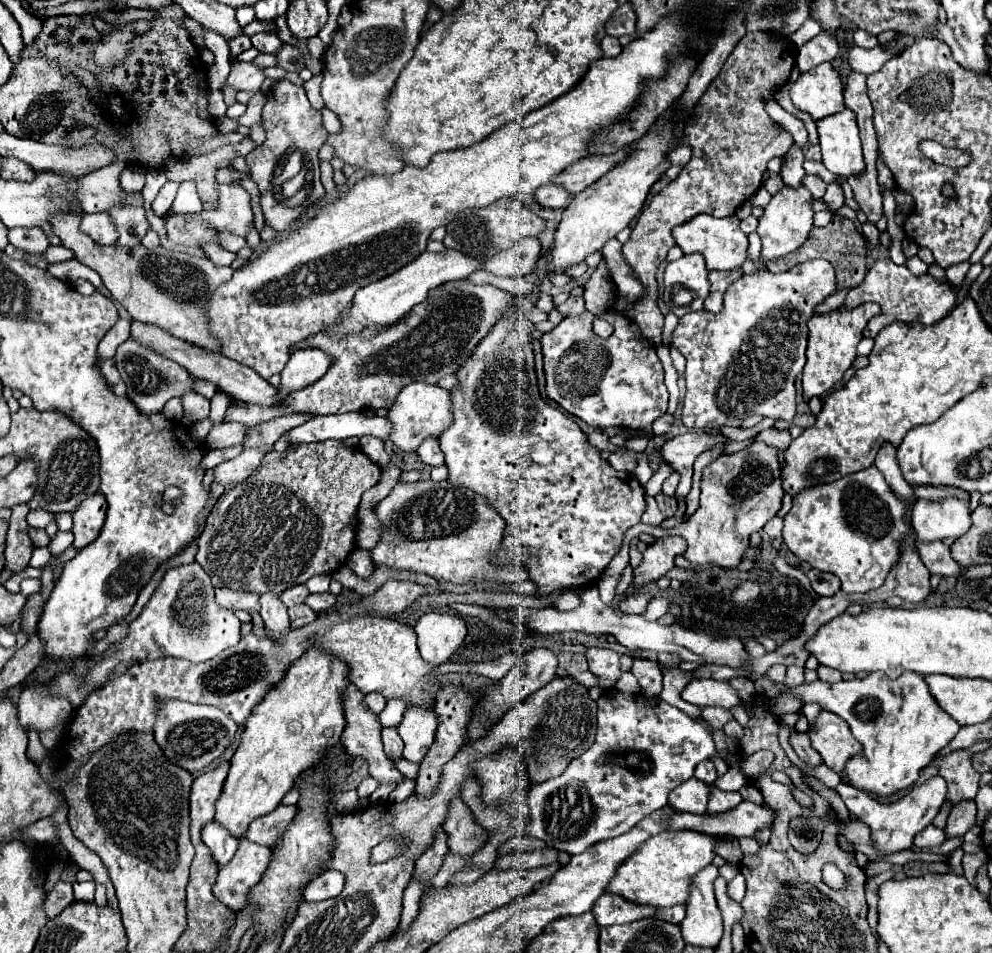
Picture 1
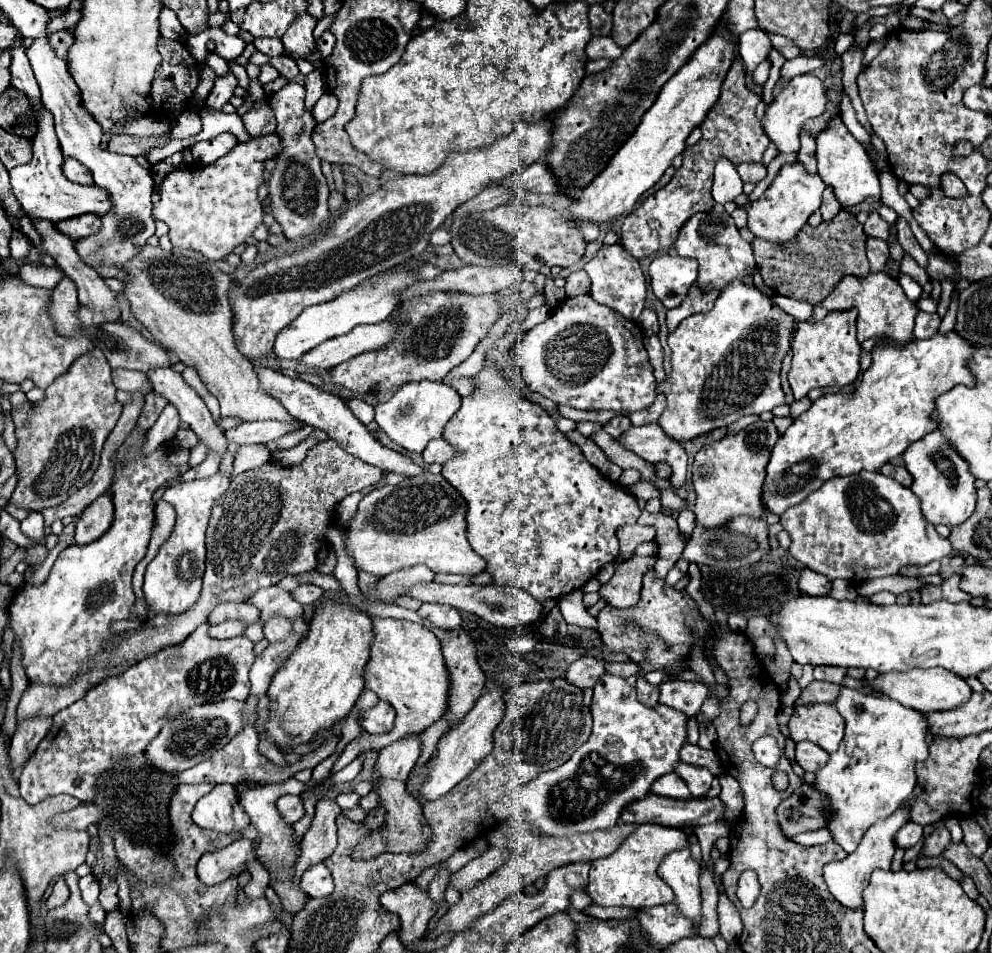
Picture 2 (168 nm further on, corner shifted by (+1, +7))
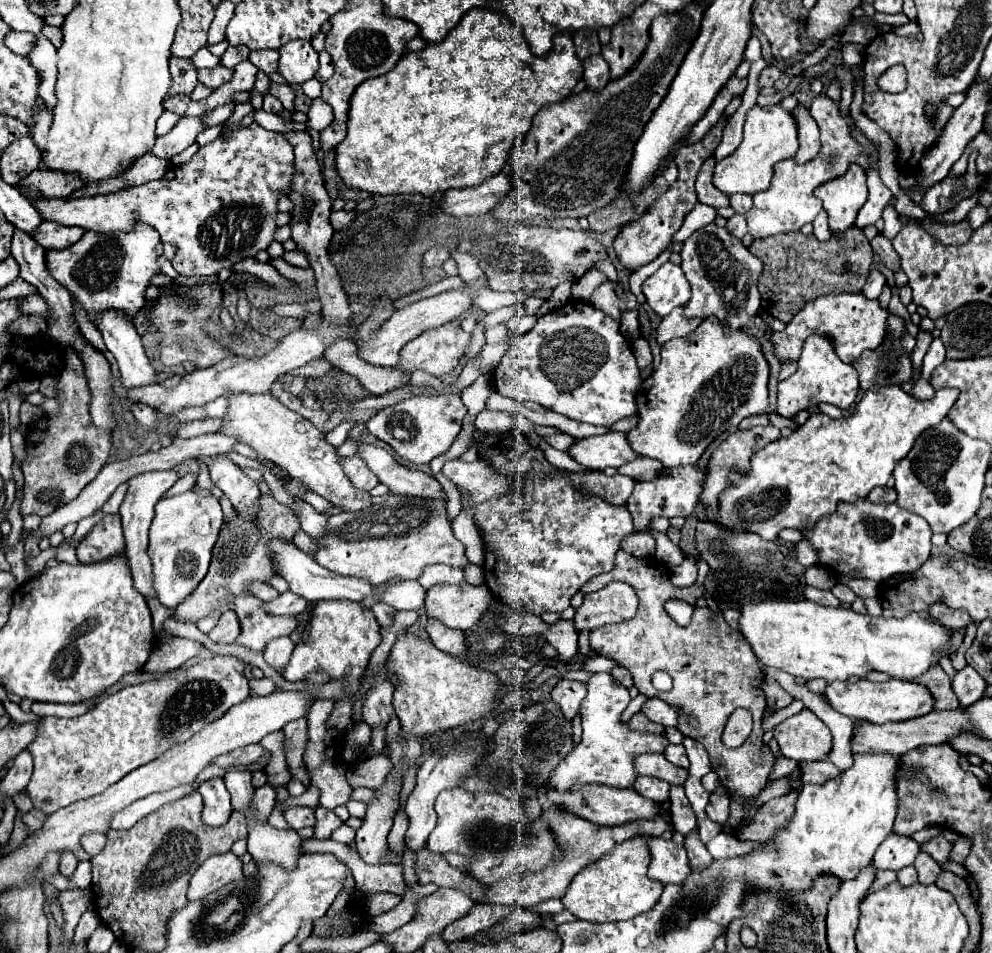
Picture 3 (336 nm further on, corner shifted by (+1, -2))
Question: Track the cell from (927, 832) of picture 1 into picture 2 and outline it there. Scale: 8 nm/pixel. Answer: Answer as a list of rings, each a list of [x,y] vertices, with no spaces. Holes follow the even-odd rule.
[[[909,821],[909,823],[905,823],[905,827],[901,827],[901,831],[897,831],[897,835],[893,837],[893,841],[895,841],[895,847],[909,849],[917,841],[921,841],[921,837],[923,837],[923,827]]]

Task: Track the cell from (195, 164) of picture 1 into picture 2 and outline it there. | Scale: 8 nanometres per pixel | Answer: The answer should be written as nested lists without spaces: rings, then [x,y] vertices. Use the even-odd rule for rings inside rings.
[[[269,101],[261,105],[253,105],[245,115],[243,115],[245,129],[251,137],[257,135],[269,135],[275,131],[275,119],[273,119],[273,109],[269,107]]]

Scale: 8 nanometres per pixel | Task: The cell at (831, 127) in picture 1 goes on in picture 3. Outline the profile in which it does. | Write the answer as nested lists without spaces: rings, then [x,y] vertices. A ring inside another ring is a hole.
[[[849,164],[845,172],[839,178],[833,178],[829,182],[823,182],[815,196],[823,200],[823,208],[829,214],[829,226],[833,236],[845,232],[849,226],[855,224],[859,208],[867,200],[867,176],[863,166]]]

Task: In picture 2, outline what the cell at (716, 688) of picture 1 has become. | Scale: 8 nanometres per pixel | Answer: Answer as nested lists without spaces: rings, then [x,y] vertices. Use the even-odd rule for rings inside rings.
[[[663,681],[659,685],[659,691],[659,703],[673,707],[675,711],[685,713],[687,717],[695,717],[703,701],[709,697],[709,689],[703,683],[691,681]]]

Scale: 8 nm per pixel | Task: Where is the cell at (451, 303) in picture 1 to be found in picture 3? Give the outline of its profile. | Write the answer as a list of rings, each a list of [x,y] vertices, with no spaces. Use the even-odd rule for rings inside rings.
[[[453,320],[439,328],[431,328],[429,332],[423,332],[421,336],[417,336],[417,340],[411,340],[409,344],[405,344],[405,348],[401,348],[401,358],[395,368],[407,376],[411,376],[415,370],[423,370],[439,378],[457,368],[461,358],[465,358],[469,344],[471,344],[471,334],[465,332],[457,320]]]

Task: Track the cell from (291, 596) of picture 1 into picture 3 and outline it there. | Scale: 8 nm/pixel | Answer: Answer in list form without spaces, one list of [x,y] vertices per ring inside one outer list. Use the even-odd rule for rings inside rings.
[[[253,594],[237,596],[235,614],[241,620],[241,634],[237,638],[239,644],[263,652],[265,644],[277,636],[291,636],[291,632],[299,626],[295,616],[273,616],[263,610],[263,602]]]

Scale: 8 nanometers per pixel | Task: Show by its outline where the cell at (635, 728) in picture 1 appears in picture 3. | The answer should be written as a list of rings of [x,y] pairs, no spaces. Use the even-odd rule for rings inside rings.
[[[599,672],[593,678],[589,678],[587,690],[589,692],[579,708],[579,714],[583,718],[583,738],[579,746],[555,768],[555,772],[551,772],[547,790],[567,792],[573,786],[589,786],[589,784],[631,788],[639,776],[635,770],[635,758],[641,754],[665,752],[665,748],[669,746],[667,734],[637,732],[631,730],[627,724],[623,724],[621,714],[629,706],[631,696],[629,690],[621,686],[611,674]]]

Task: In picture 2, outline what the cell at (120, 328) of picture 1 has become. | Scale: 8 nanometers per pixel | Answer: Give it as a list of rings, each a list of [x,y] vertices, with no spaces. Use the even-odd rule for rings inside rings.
[[[95,347],[92,351],[75,359],[65,375],[59,375],[45,391],[45,397],[37,403],[25,403],[11,411],[15,421],[15,435],[17,435],[17,449],[15,449],[15,465],[17,465],[17,487],[11,495],[11,505],[29,509],[29,511],[43,511],[49,507],[59,505],[61,501],[69,499],[75,491],[79,491],[99,467],[99,457],[103,443],[111,429],[115,427],[123,403],[115,399],[115,385],[111,381],[111,367],[105,359],[101,349]]]

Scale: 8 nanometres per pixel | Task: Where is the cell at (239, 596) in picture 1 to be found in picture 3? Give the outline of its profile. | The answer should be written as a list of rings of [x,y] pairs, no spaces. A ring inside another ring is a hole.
[[[227,610],[227,612],[219,618],[217,626],[209,632],[209,638],[211,638],[213,642],[223,642],[223,644],[227,644],[227,642],[235,642],[237,636],[239,636],[239,632],[241,632],[241,624],[239,624],[237,614],[235,614],[233,610]]]

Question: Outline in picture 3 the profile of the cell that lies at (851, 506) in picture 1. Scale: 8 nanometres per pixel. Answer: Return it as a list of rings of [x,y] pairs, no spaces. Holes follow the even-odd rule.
[[[869,498],[841,502],[829,516],[821,516],[813,528],[801,530],[817,552],[815,566],[839,578],[869,578],[885,582],[897,574],[917,572],[931,556],[931,528],[925,518],[901,508],[897,502],[875,504]]]

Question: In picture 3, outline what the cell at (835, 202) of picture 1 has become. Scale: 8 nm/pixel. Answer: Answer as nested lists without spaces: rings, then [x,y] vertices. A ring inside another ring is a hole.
[[[821,210],[817,214],[817,218],[813,220],[813,234],[817,240],[829,240],[831,238],[831,230],[829,230],[829,222],[827,222],[827,212]]]

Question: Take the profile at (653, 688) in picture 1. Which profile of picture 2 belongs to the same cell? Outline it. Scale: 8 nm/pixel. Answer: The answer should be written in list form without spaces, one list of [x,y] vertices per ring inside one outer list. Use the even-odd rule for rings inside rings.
[[[643,675],[637,677],[637,685],[635,687],[637,687],[637,699],[639,699],[639,703],[645,703],[647,707],[655,707],[657,699],[659,699],[659,687],[649,685],[643,679]]]

